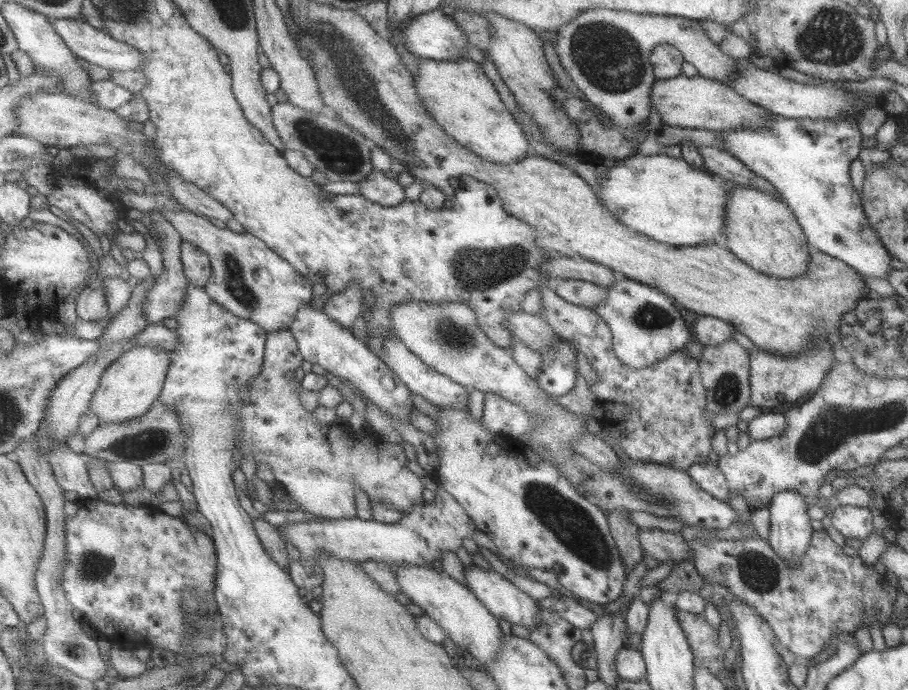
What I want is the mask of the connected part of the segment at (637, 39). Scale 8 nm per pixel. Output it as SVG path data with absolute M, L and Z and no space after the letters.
M593 7L581 10L575 21L561 27L557 31L557 53L565 71L571 76L574 84L583 92L583 96L595 107L601 109L610 121L619 128L633 130L645 122L649 114L649 91L653 85L654 74L648 61L651 50L657 44L674 46L683 57L691 63L699 76L727 84L737 71L737 59L723 54L719 47L707 37L699 21L677 16L637 14L631 11Z

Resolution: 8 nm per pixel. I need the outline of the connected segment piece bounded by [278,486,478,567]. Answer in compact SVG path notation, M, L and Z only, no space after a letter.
M438 486L433 503L415 505L411 512L395 522L385 524L378 520L352 519L318 519L297 522L278 527L281 536L293 542L299 550L311 559L321 554L339 556L341 559L355 561L381 561L393 567L397 565L419 565L432 567L435 560L442 562L445 551L455 551L463 546L465 538L473 538L478 529L468 511L443 486Z

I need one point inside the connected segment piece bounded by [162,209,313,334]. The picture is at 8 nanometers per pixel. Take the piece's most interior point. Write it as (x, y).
(250, 279)

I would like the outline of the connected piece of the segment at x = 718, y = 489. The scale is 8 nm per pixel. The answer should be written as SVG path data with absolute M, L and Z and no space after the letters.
M708 460L703 464L691 464L685 471L689 474L689 478L707 494L722 501L729 500L729 496L727 496L729 486L727 486L721 471L716 467L714 460Z

